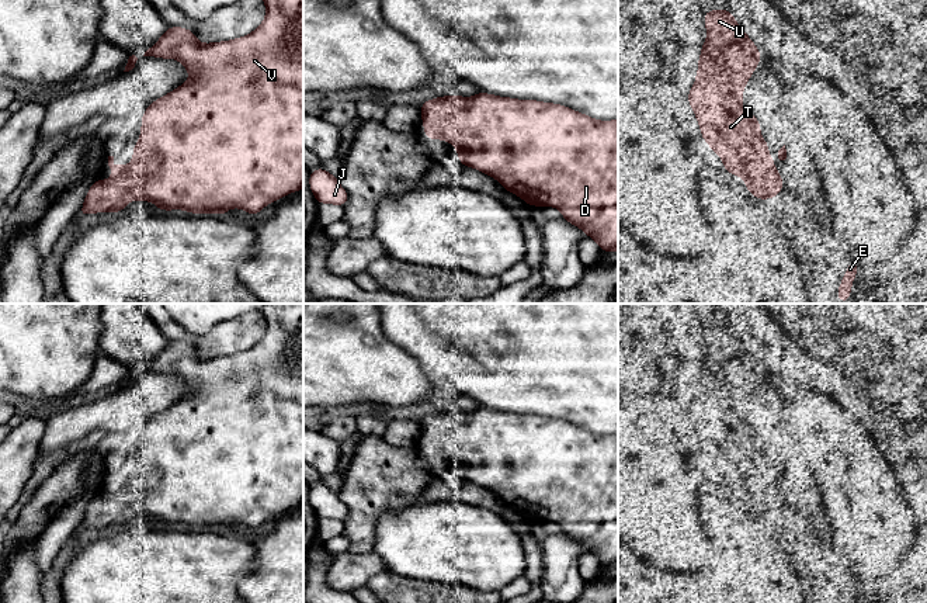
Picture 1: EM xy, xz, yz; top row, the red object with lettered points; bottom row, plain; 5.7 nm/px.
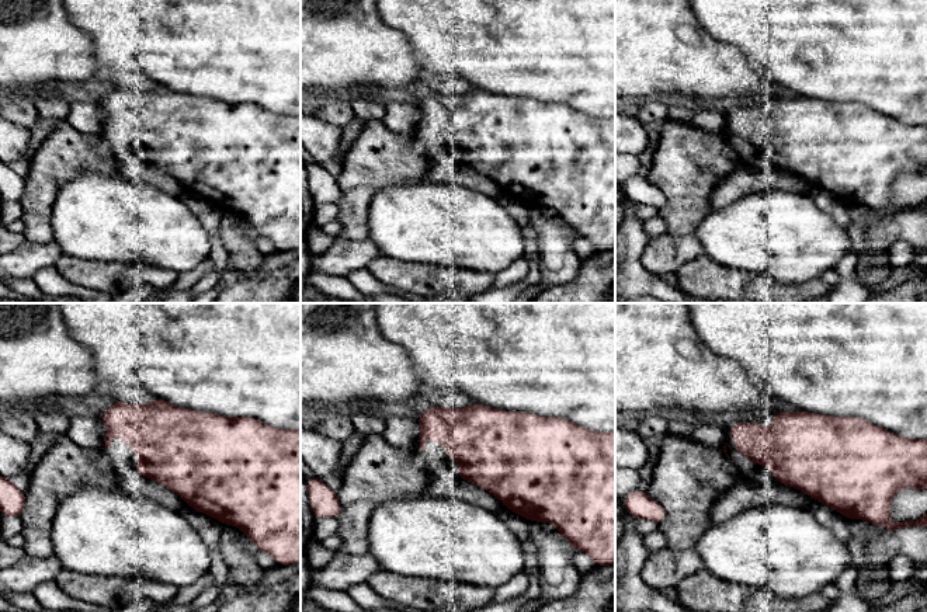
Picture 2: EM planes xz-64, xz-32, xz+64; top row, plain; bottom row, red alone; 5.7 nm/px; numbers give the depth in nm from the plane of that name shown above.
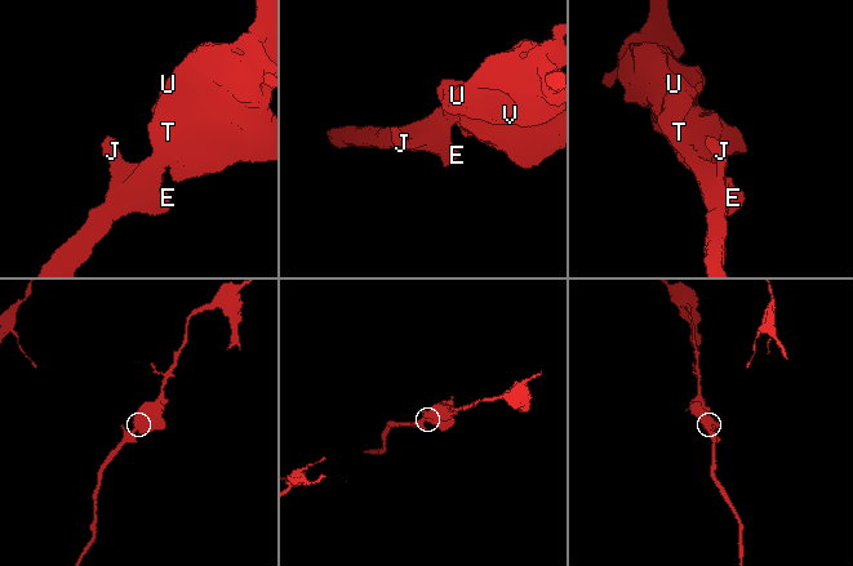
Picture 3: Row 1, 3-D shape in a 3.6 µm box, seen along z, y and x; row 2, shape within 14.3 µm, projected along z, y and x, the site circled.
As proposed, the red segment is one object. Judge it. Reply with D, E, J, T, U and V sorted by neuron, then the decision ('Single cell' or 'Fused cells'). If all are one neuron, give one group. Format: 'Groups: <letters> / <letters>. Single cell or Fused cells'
Groups: D E J T U V. Single cell

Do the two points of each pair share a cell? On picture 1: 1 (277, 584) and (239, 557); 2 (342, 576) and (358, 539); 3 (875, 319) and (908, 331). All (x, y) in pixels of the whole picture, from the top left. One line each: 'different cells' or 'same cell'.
1: different cells
2: different cells
3: same cell

